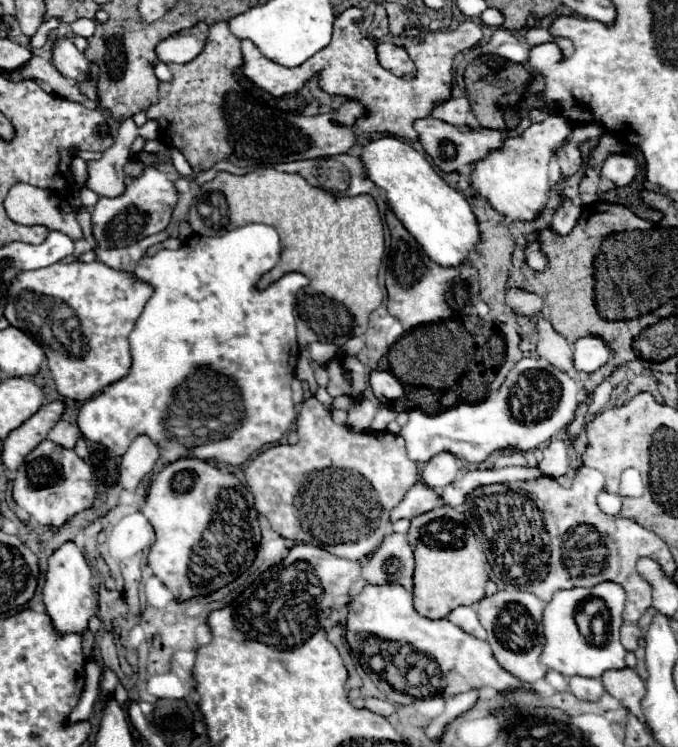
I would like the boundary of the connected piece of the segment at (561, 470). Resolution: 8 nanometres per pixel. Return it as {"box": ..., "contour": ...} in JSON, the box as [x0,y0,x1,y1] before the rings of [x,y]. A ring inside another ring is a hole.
{"box":[537,441,569,477],"contour":[[[551,441],[543,447],[543,459],[537,463],[537,469],[549,477],[561,477],[569,469],[567,459],[567,443],[565,441]]]}

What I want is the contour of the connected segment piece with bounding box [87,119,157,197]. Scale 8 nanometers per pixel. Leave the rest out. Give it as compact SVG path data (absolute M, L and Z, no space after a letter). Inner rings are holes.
M133 119L123 121L113 147L109 147L99 161L89 161L87 187L99 197L117 197L125 191L127 177L123 173L123 165L129 161L129 149L137 135L151 135L151 139L155 139L157 125L147 121L145 127L137 127Z

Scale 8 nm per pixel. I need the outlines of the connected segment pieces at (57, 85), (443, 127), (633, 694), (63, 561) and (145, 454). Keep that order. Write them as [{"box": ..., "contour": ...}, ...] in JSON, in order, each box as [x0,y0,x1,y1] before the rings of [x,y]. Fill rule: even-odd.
[{"box":[11,57,83,101],"contour":[[[33,57],[21,71],[15,71],[11,75],[13,81],[21,81],[21,79],[33,79],[43,91],[55,95],[55,97],[63,97],[69,101],[83,101],[83,93],[79,91],[79,85],[73,83],[71,79],[65,79],[51,61],[43,59],[43,57]]]},{"box":[413,117,503,175],"contour":[[[433,117],[417,119],[413,127],[419,133],[419,143],[423,145],[425,153],[445,173],[459,172],[470,175],[477,159],[483,159],[485,155],[489,155],[491,151],[503,145],[503,133],[497,129],[485,129],[485,127],[479,127],[479,129],[465,127],[463,129],[463,127],[453,127],[451,123],[441,123],[441,119],[433,119]]]},{"box":[601,667,645,723],"contour":[[[625,667],[617,671],[605,671],[601,681],[615,699],[619,699],[633,715],[637,715],[645,723],[643,713],[641,713],[641,699],[645,697],[645,683],[635,673],[635,669]]]},{"box":[43,541,97,633],"contour":[[[75,541],[63,543],[47,561],[45,585],[43,585],[43,603],[47,615],[51,617],[59,633],[83,633],[87,621],[97,613],[97,597],[93,589],[93,573],[87,561],[87,553]]]},{"box":[119,435,159,491],"contour":[[[137,435],[137,439],[133,439],[119,465],[121,485],[129,491],[135,491],[139,481],[147,473],[151,473],[157,459],[159,459],[159,447],[147,435]]]}]

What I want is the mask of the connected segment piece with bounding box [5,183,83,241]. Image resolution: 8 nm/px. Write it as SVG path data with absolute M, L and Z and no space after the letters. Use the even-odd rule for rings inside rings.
M17 183L11 187L5 199L7 215L21 225L53 225L53 229L69 235L73 241L81 239L81 227L75 213L61 213L61 197L53 191L39 189L27 183Z

